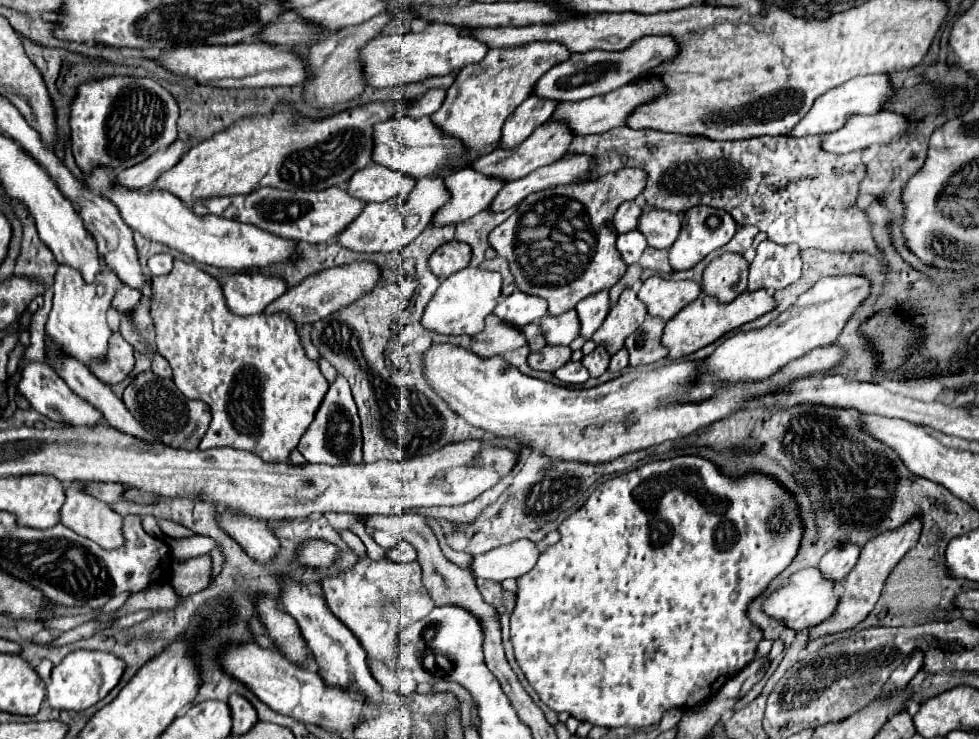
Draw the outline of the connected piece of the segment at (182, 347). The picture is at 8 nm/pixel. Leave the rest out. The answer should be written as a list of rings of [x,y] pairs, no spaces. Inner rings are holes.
[[[175,260],[173,262],[173,270],[167,274],[167,276],[153,276],[153,300],[151,300],[151,318],[153,318],[153,324],[155,324],[155,332],[157,332],[157,352],[161,356],[165,356],[173,368],[173,382],[175,386],[187,396],[187,398],[193,398],[193,400],[203,400],[209,404],[211,408],[211,424],[199,444],[201,450],[207,450],[207,448],[215,448],[215,446],[233,446],[233,448],[243,448],[243,450],[251,450],[255,452],[257,456],[263,456],[263,460],[289,460],[289,452],[299,444],[299,438],[303,436],[303,432],[307,430],[307,426],[311,424],[325,392],[327,392],[327,380],[325,376],[321,374],[319,366],[315,360],[311,360],[301,342],[299,342],[299,334],[297,334],[297,326],[291,318],[287,318],[285,312],[275,312],[275,314],[265,314],[265,312],[259,312],[259,314],[253,314],[253,316],[237,316],[233,314],[229,308],[227,308],[227,302],[225,302],[225,294],[223,294],[223,288],[219,284],[219,280],[211,274],[207,274],[205,270],[197,268],[195,264],[189,264],[185,260]]]

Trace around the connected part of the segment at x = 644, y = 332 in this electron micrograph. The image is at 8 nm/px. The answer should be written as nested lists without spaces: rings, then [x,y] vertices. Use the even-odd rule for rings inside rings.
[[[645,318],[645,322],[629,336],[625,342],[625,348],[629,352],[629,364],[653,364],[667,356],[667,350],[661,346],[661,334],[663,334],[665,322],[657,318]]]

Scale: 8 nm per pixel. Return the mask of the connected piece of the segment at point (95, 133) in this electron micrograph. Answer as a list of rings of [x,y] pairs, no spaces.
[[[105,76],[99,80],[87,80],[77,88],[77,96],[71,104],[71,114],[69,114],[75,162],[85,174],[95,164],[111,164],[117,170],[139,164],[141,160],[151,156],[155,150],[167,148],[167,144],[177,140],[177,120],[179,120],[177,100],[153,78]]]

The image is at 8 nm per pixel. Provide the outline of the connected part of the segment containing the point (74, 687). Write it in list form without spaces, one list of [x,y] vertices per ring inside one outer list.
[[[75,650],[53,668],[51,682],[47,686],[47,702],[57,710],[87,710],[89,706],[103,700],[117,686],[123,670],[125,664],[117,656],[93,650]]]

